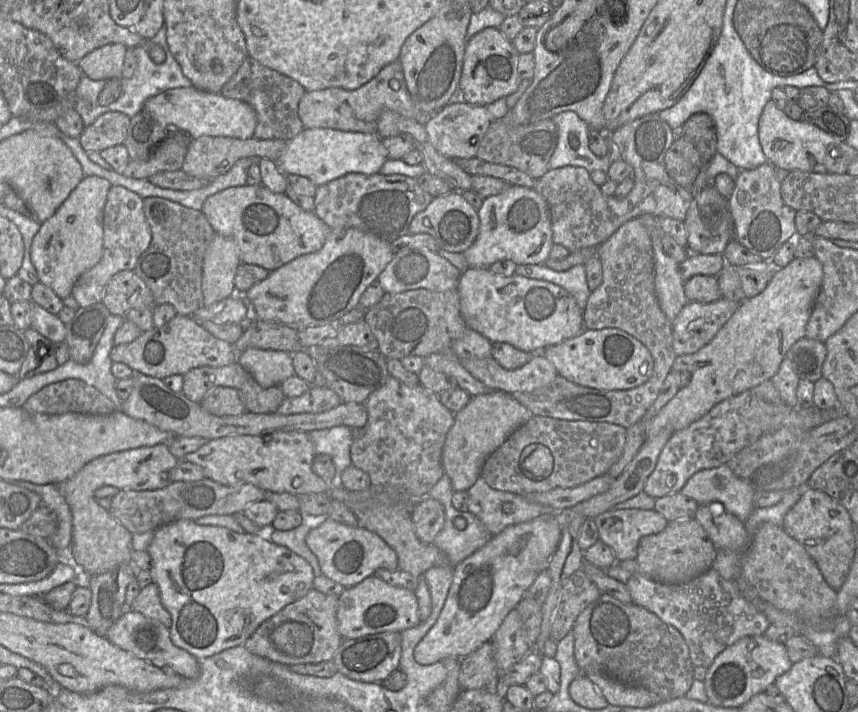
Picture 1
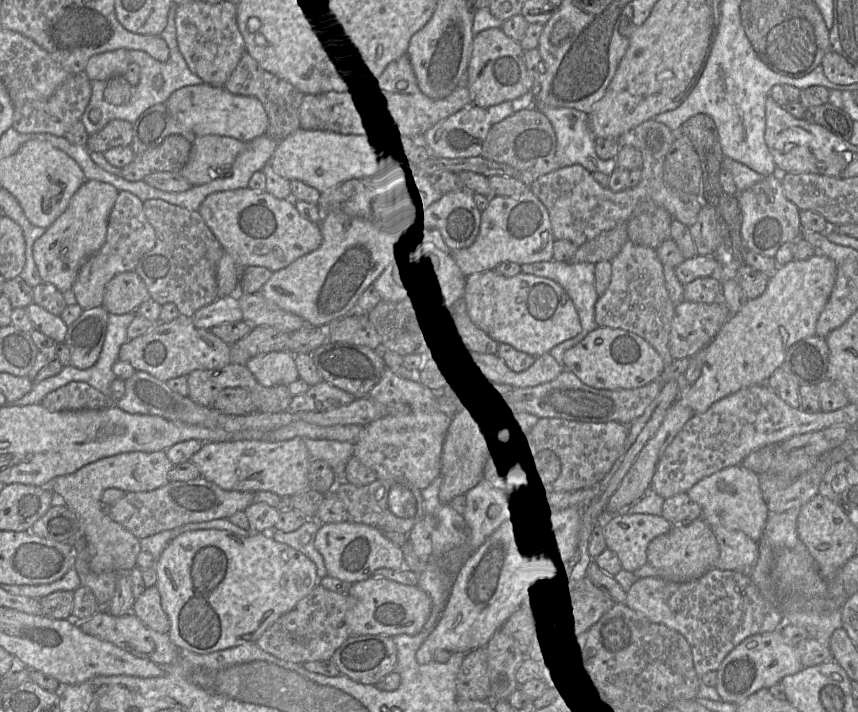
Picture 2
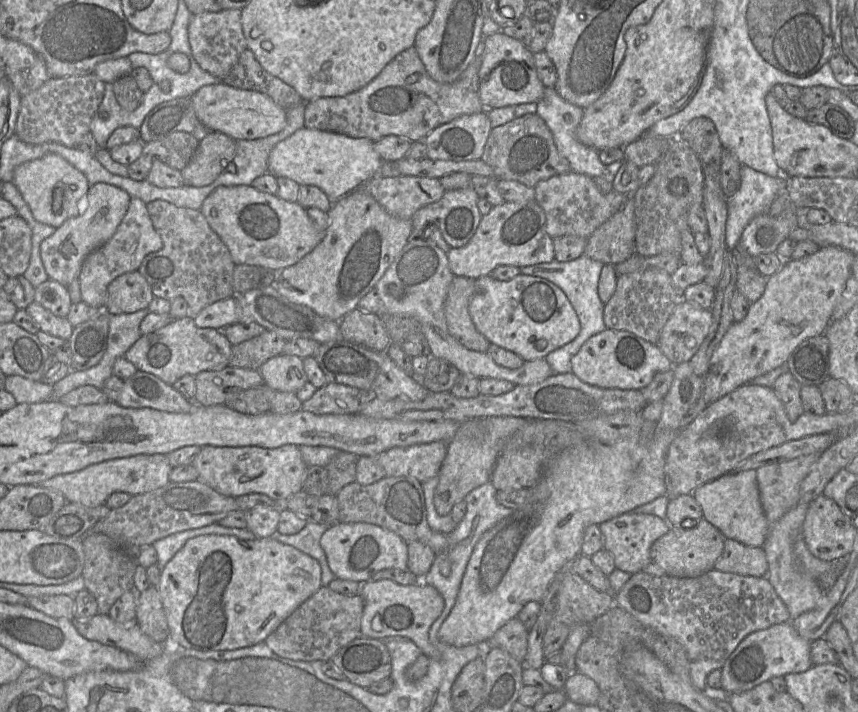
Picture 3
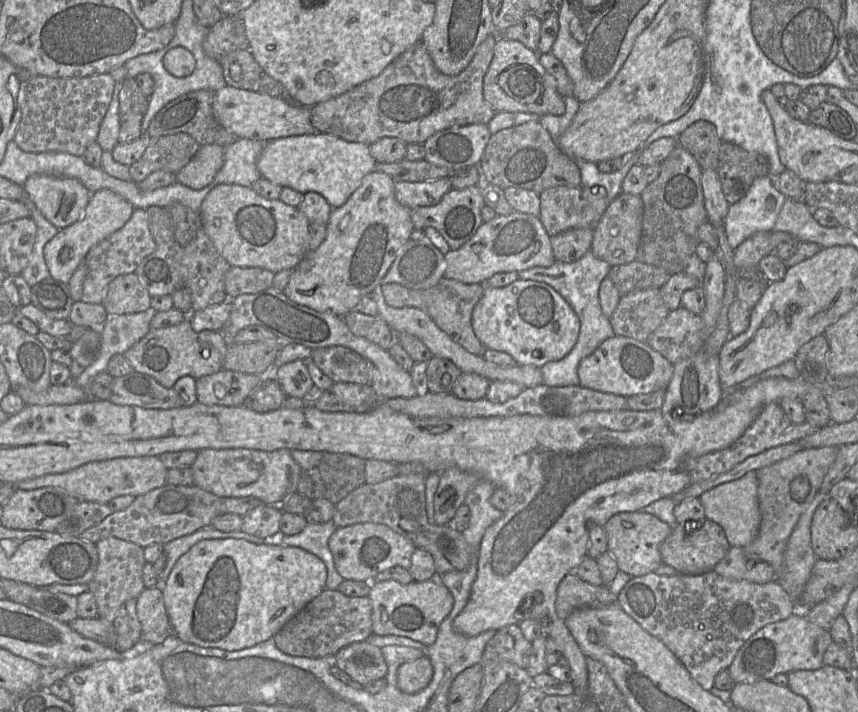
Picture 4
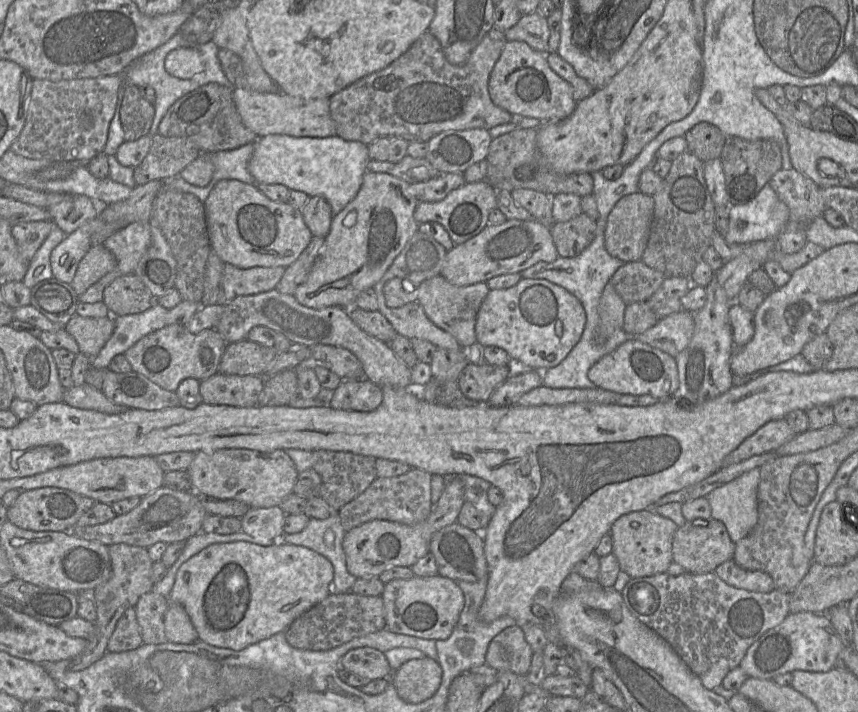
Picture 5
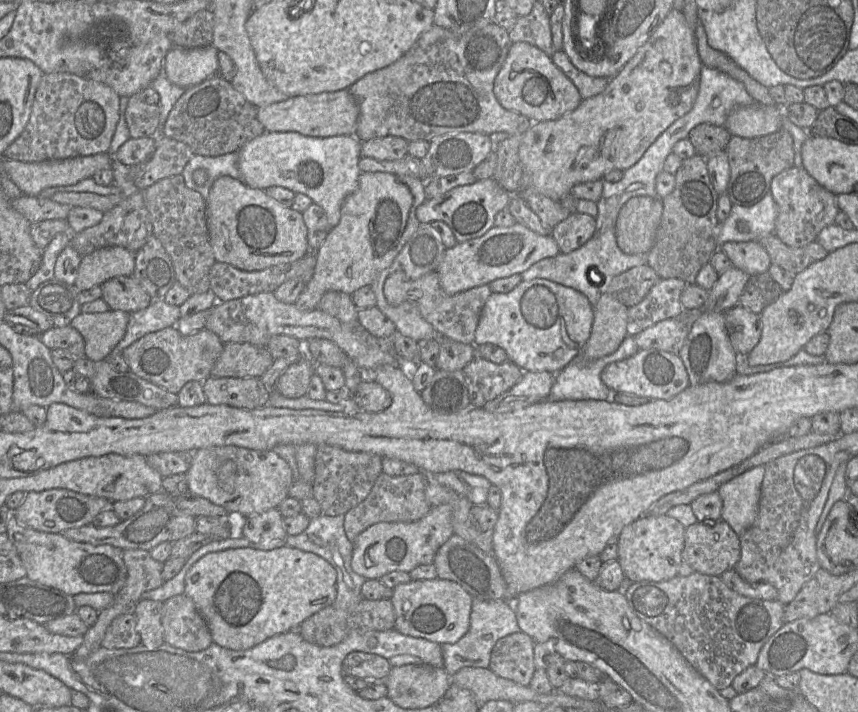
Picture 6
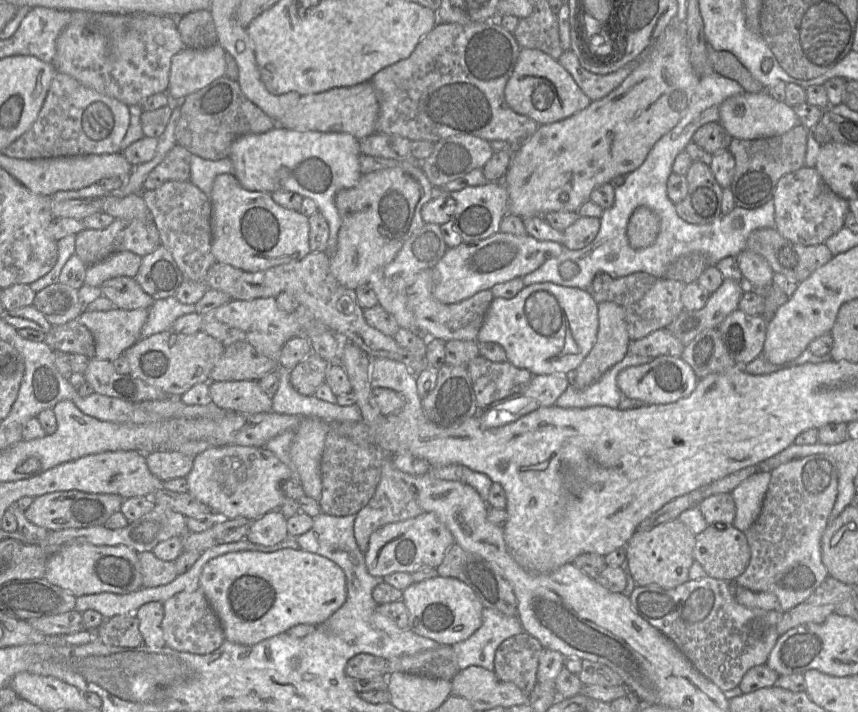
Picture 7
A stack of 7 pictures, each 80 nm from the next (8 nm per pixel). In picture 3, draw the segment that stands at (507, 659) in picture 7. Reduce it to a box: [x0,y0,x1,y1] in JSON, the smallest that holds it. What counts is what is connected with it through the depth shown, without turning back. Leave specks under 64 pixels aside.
[486,617,528,663]

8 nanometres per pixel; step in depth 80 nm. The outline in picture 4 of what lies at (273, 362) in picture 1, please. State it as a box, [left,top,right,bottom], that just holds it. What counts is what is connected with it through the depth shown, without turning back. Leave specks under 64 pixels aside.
[272,360,314,398]

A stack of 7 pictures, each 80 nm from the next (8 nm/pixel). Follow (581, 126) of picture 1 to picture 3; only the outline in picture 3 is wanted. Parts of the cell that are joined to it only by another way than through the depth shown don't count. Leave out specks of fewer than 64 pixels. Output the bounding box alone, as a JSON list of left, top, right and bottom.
[536,88,624,183]

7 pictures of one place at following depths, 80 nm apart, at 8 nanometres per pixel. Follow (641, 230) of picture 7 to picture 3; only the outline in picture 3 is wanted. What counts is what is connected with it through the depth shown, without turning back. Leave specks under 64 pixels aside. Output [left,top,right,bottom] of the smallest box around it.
[583,196,635,265]

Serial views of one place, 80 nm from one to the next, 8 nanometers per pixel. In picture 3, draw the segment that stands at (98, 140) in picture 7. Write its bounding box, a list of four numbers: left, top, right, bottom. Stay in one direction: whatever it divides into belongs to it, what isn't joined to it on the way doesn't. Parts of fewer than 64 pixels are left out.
[15,73,105,147]

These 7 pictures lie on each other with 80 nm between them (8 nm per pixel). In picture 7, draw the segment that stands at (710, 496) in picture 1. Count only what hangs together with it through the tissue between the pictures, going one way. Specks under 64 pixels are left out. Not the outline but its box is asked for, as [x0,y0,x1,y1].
[731,470,770,532]

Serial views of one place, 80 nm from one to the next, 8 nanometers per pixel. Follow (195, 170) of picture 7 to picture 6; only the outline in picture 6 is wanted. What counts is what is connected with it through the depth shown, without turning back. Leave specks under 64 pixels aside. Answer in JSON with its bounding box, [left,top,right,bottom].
[181,152,241,200]

